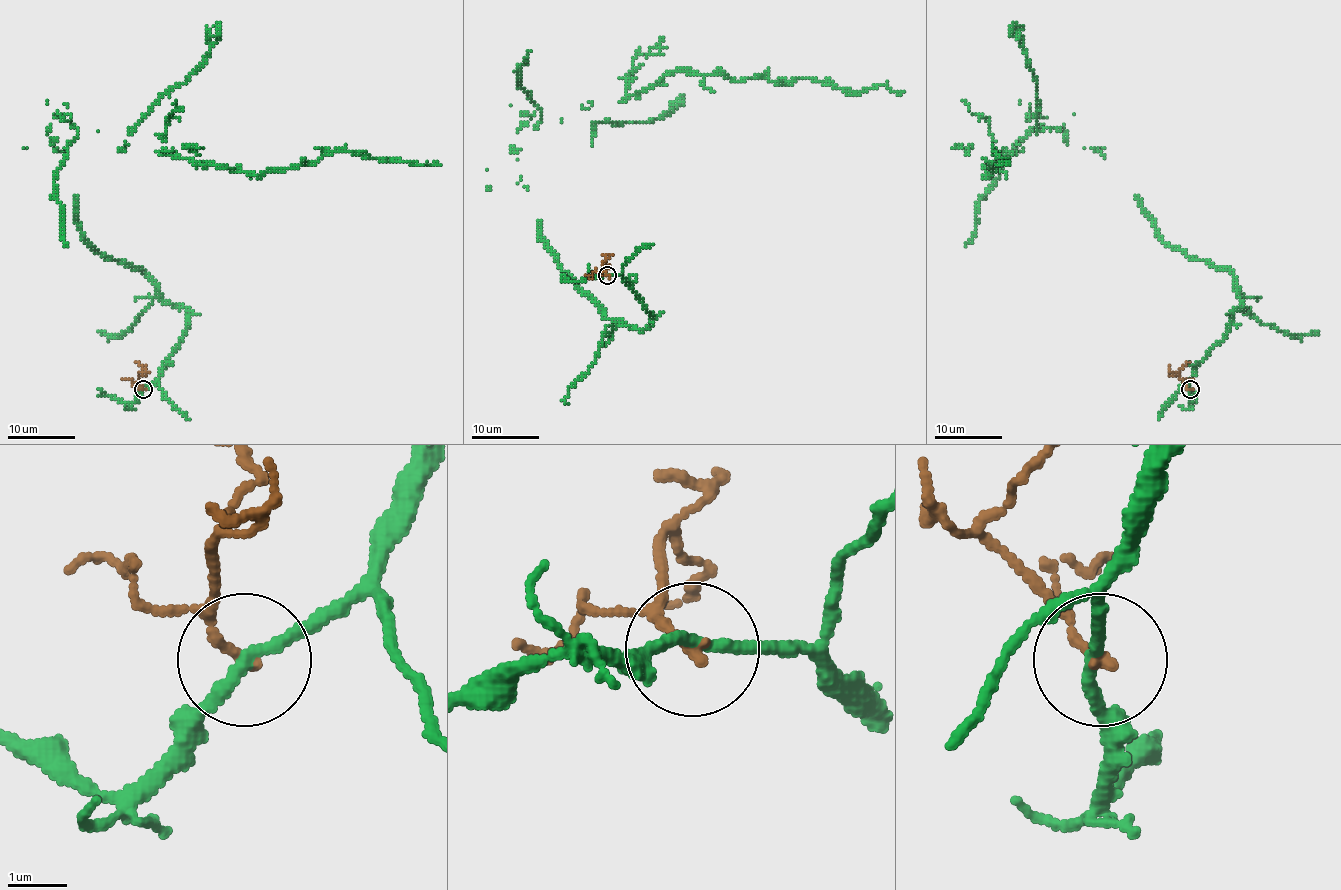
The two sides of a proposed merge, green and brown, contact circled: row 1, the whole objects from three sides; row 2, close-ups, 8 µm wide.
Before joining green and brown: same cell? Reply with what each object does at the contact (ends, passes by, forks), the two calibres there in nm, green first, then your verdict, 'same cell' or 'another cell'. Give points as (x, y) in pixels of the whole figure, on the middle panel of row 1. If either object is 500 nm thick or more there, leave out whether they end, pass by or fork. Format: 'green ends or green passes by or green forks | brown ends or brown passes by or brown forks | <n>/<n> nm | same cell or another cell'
green passes by | brown ends | 200/200 nm | another cell

